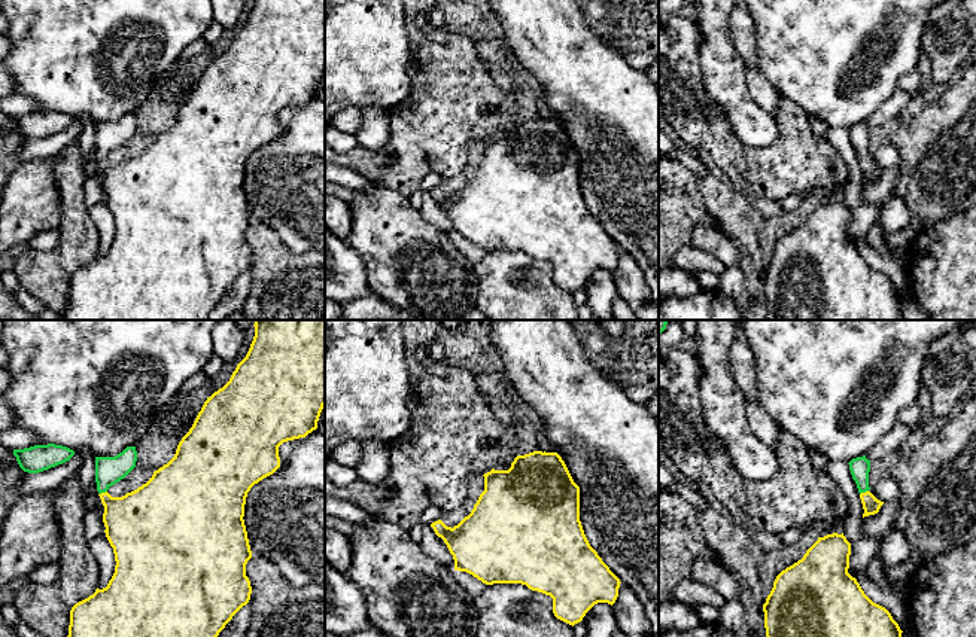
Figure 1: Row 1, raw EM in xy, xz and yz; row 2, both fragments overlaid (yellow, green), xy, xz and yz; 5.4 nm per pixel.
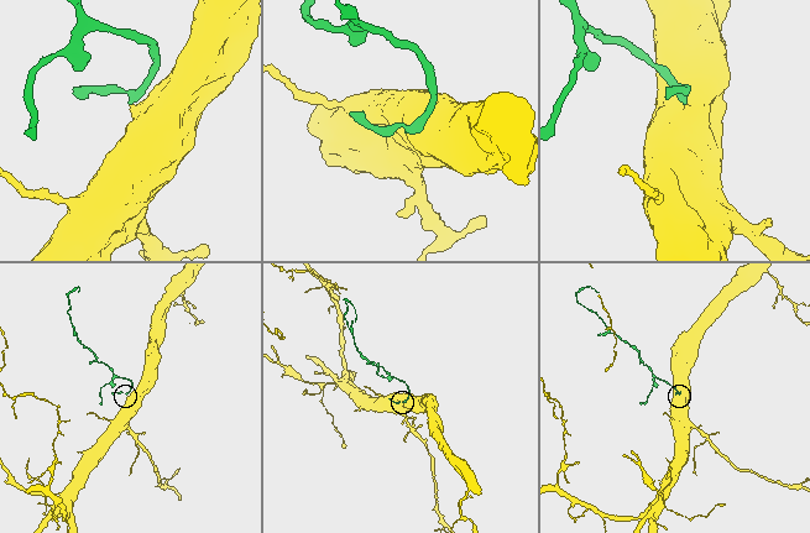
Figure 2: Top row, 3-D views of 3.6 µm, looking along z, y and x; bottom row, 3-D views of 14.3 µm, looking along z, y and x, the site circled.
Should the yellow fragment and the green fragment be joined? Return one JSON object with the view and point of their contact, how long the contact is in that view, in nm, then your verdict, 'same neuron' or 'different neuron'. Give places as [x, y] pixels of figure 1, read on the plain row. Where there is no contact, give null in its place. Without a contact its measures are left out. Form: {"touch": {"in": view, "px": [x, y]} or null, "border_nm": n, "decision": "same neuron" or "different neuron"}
{"touch": {"in": "yz", "px": [863, 159]}, "border_nm": 50, "decision": "same neuron"}

